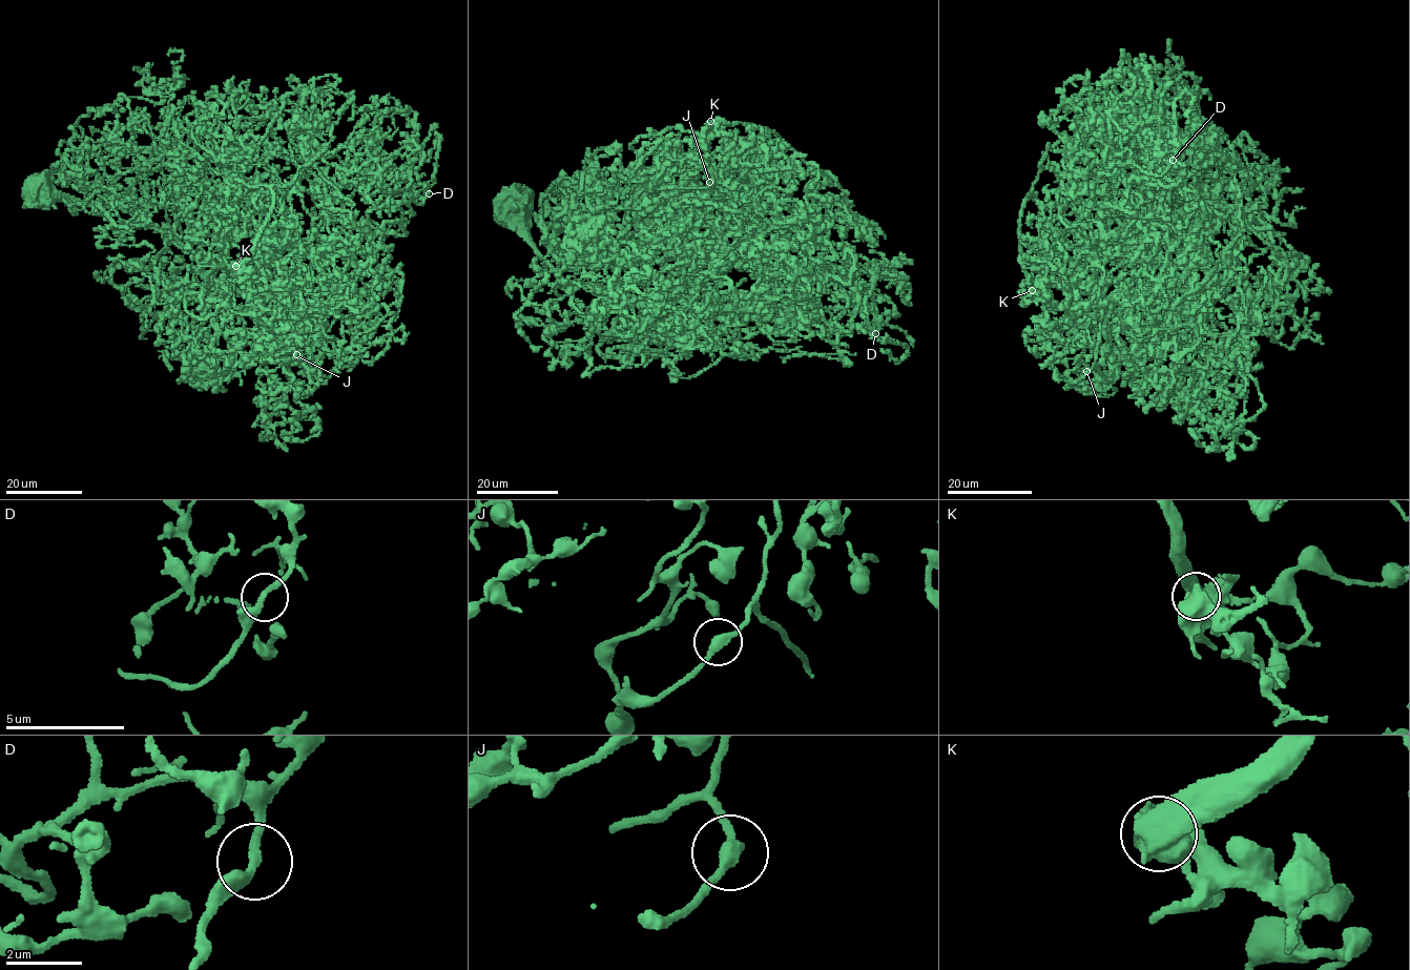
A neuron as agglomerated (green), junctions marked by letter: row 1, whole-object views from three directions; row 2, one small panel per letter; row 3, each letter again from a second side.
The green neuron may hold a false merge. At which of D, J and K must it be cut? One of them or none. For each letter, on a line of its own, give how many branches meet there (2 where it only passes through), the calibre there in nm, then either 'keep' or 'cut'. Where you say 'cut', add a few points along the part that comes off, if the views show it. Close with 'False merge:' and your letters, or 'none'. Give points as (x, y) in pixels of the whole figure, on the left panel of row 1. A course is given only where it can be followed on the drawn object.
D: 2 | 260 nm | keep
J: 2 | 360 nm | keep
K: 2 | 650 nm | cut | (235, 266), (249, 254), (273, 205), (271, 187), (287, 186), (294, 181), (297, 169), (327, 147)
False merge: K

